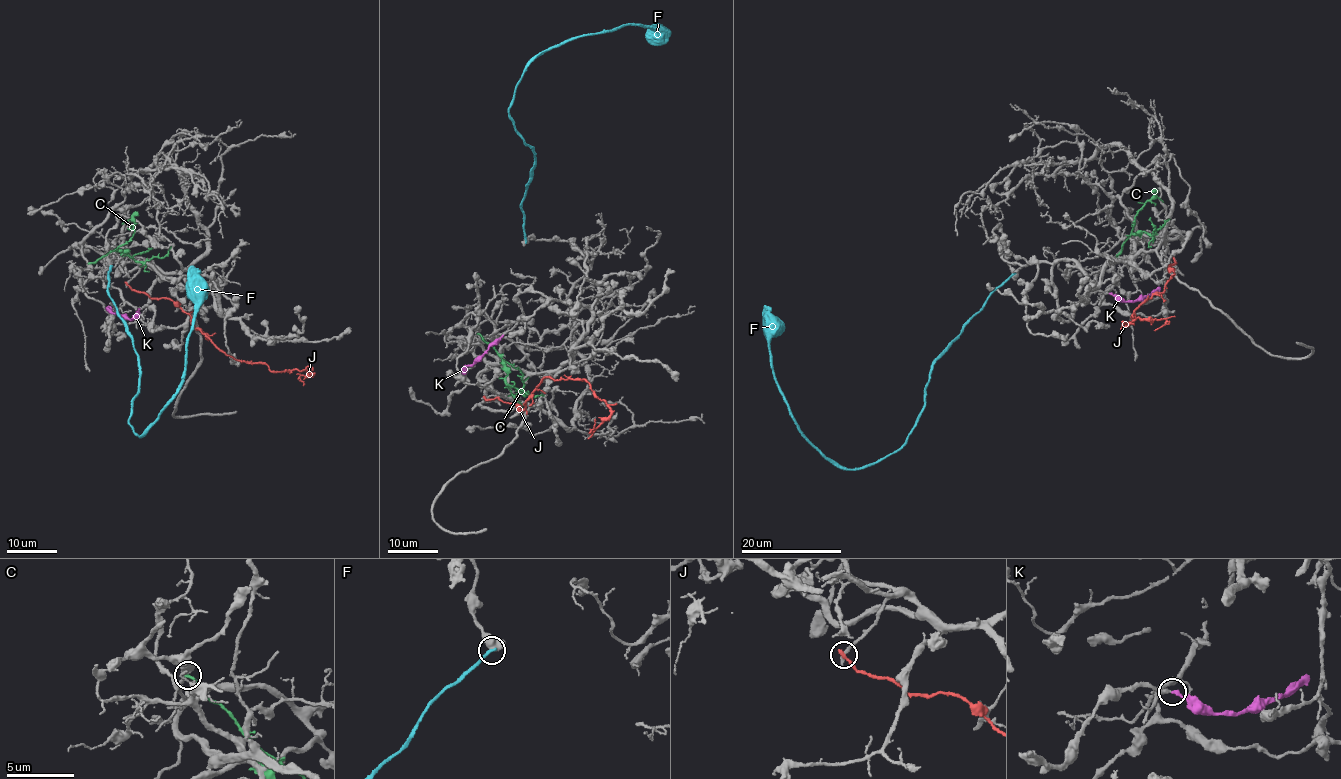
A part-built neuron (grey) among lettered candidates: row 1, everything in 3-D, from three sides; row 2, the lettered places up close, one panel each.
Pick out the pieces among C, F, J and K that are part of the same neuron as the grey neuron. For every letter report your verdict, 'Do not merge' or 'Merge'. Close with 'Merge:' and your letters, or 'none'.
C: Do not merge
F: Do not merge
J: Do not merge
K: Merge
Merge: K

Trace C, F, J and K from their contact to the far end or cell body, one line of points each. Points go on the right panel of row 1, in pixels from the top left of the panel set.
C: (1116, 256), (1132, 234), (1144, 232), (1153, 238), (1150, 217)
F: (1013, 273), (932, 365), (925, 408), (902, 446), (852, 469), (811, 444), (790, 413), (774, 376), (765, 305)
J: (1173, 258), (1163, 291), (1120, 328), (1135, 319), (1166, 319), (1153, 330)
K: (1110, 293), (1131, 302), (1150, 295), (1159, 286)

